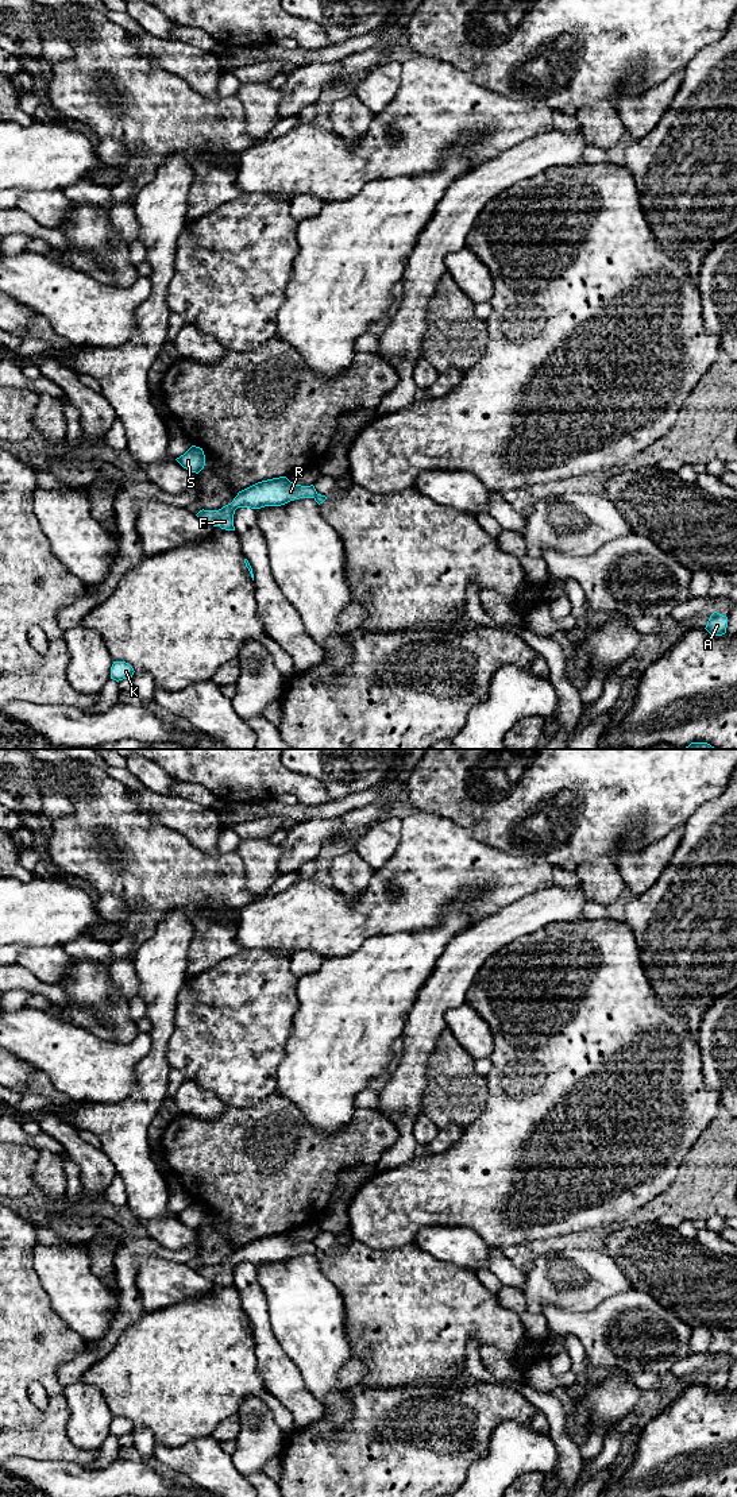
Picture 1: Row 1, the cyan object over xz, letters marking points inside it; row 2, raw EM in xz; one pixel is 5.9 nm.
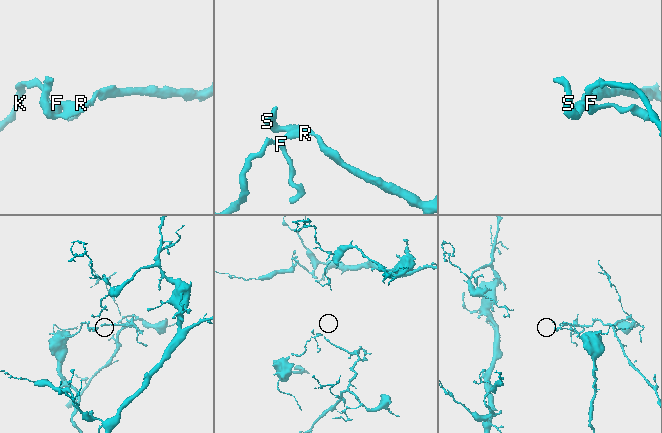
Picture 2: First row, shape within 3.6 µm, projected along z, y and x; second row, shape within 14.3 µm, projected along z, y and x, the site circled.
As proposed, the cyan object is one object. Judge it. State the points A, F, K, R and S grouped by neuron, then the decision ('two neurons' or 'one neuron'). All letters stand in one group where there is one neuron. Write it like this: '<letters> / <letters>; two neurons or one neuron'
A / F K R S; two neurons

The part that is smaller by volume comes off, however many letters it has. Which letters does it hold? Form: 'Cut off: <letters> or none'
Cut off: A

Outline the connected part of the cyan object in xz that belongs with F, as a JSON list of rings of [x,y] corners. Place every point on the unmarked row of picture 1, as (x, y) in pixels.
[[[286,1232],[258,1238],[242,1247],[234,1257],[219,1266],[200,1266],[196,1272],[225,1286],[235,1286],[234,1270],[238,1263],[261,1265],[265,1262],[281,1262],[300,1254],[315,1254],[317,1247],[313,1241],[301,1242]]]

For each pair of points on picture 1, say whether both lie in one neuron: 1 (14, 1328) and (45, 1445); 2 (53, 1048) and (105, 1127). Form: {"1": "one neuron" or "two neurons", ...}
{"1": "one neuron", "2": "two neurons"}

